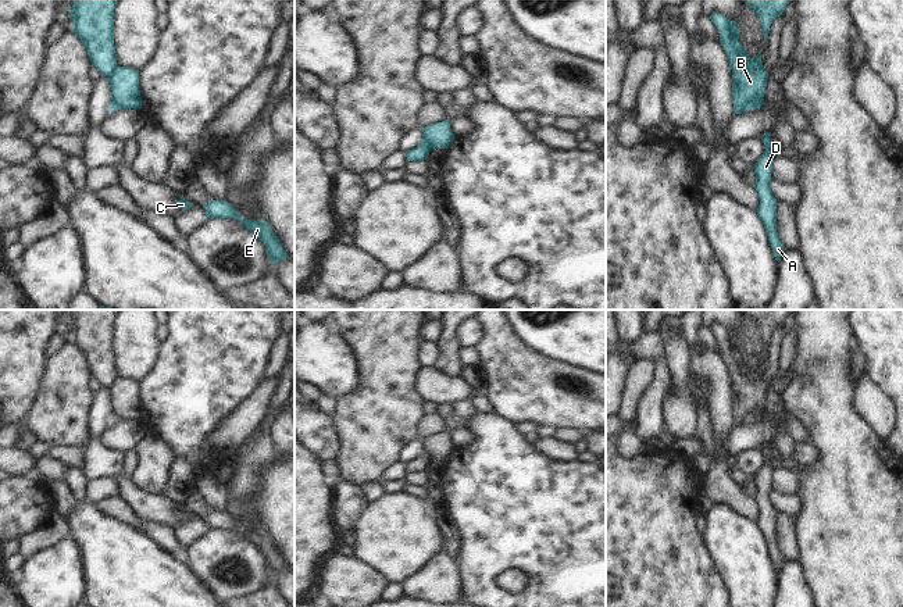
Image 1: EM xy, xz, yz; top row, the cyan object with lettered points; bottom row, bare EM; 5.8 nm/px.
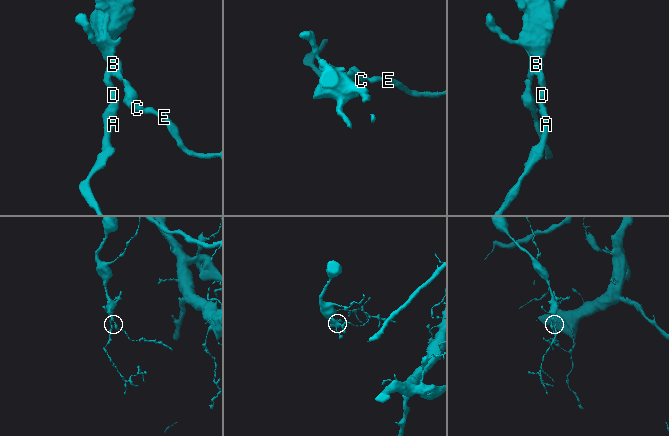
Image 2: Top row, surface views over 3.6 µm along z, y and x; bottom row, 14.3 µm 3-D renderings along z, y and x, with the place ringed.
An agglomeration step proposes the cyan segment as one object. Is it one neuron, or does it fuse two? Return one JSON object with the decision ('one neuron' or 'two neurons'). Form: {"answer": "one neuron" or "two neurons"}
{"answer": "two neurons"}

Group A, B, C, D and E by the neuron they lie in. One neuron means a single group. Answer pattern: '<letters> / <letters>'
A D / B C E

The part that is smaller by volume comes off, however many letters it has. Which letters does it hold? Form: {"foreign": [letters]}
{"foreign": ["B", "C", "E"]}

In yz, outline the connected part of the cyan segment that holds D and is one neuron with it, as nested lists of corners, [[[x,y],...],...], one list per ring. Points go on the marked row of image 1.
[[[767,132],[761,136],[761,140],[765,146],[765,151],[754,164],[754,175],[756,175],[756,192],[760,200],[760,206],[757,208],[757,215],[765,226],[765,233],[768,236],[772,253],[775,260],[779,263],[781,256],[785,251],[784,244],[781,243],[777,232],[777,199],[771,192],[771,174],[772,174],[772,151],[774,147],[770,142],[771,132]]]

